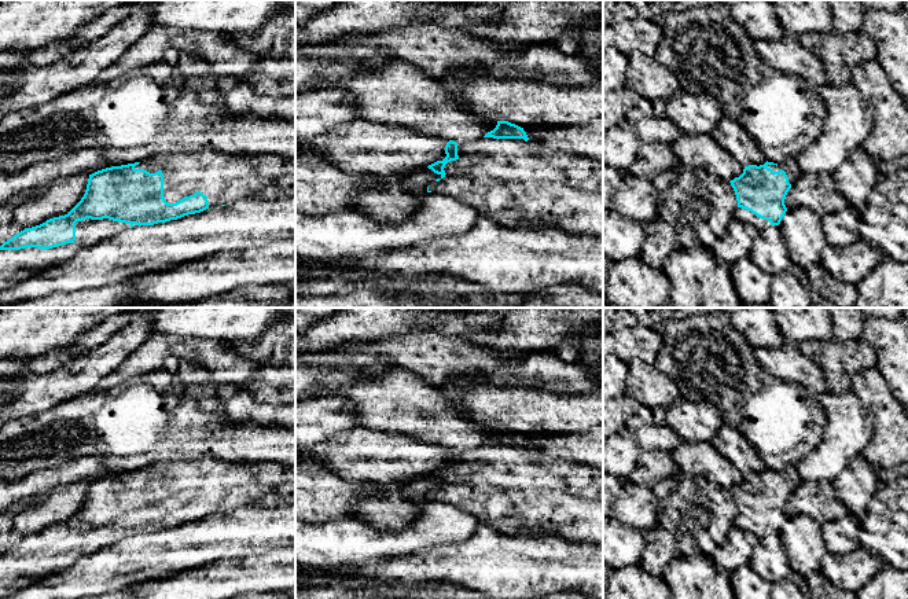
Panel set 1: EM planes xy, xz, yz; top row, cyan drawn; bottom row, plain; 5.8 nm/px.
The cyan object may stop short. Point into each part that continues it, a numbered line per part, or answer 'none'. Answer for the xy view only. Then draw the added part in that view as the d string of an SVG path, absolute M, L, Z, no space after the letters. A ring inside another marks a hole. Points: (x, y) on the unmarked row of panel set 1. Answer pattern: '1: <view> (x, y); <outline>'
1: xy (224, 487); M203 456L148 466L135 477L163 481L163 506L176 511L201 499L209 515L295 504L295 467L276 462L229 463Z
2: xy (15, 573); M82 528L76 530L76 548L52 556L26 555L21 558L0 558L0 599L67 567L78 558L103 547L120 543L130 532L103 528Z

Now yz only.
1: yz (790, 474); M795 466L786 467L783 471L780 471L778 474L776 473L768 473L768 475L771 475L775 479L779 479L780 477L784 478L787 485L788 485L788 490L791 493L795 490L795 488L801 482Z
2: yz (745, 524); M736 515L734 525L740 528L742 530L751 532L758 539L764 539L765 536L771 533L768 528L762 528L757 525L756 522L753 522L751 519L742 515Z

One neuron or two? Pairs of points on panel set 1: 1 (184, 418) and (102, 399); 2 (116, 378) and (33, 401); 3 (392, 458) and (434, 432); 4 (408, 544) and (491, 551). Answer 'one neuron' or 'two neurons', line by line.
1: one neuron
2: two neurons
3: two neurons
4: two neurons

